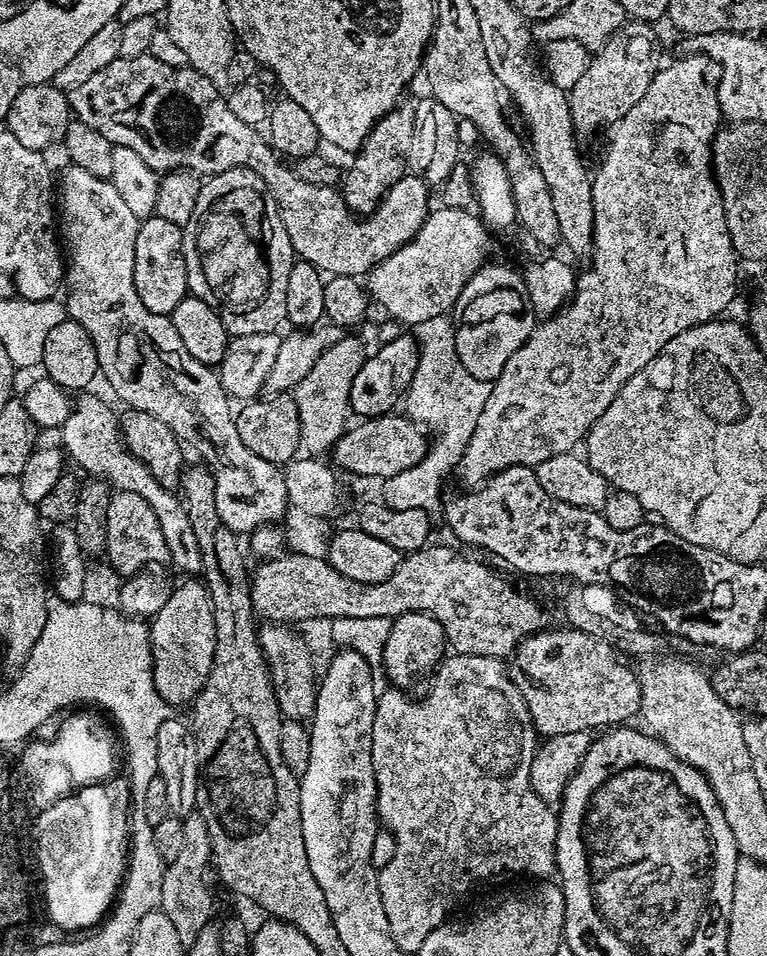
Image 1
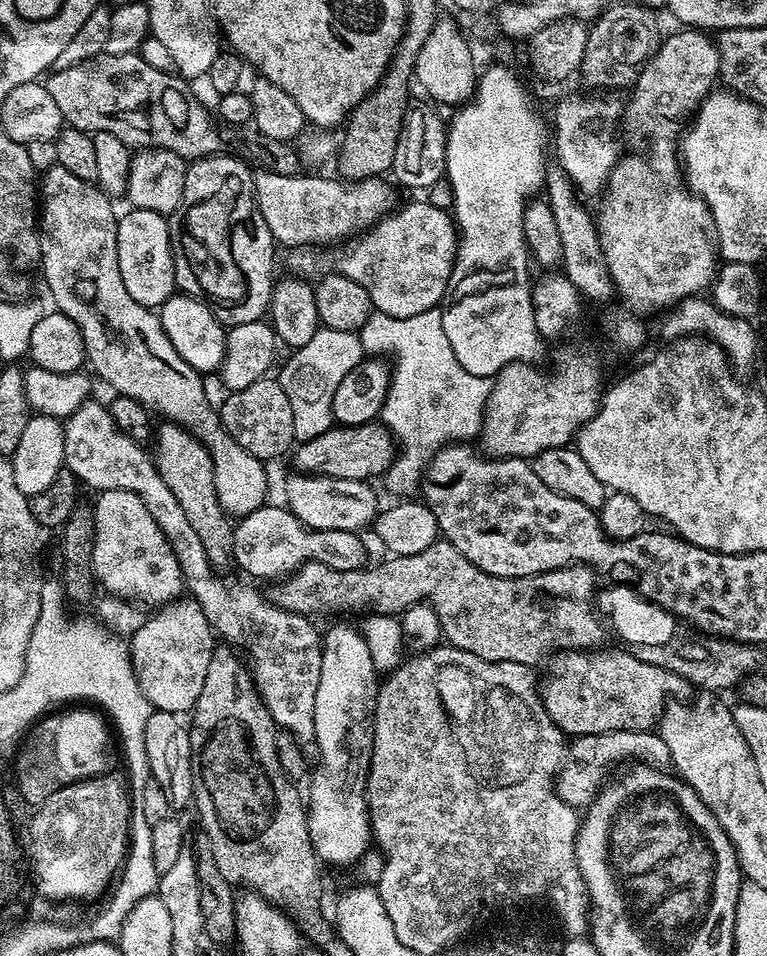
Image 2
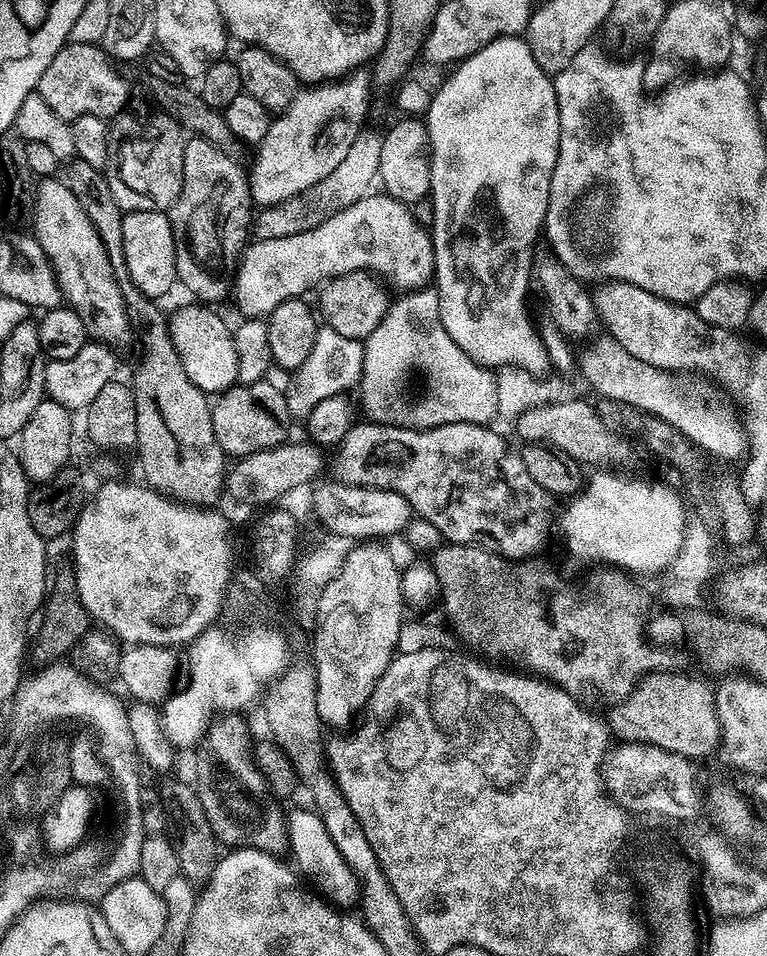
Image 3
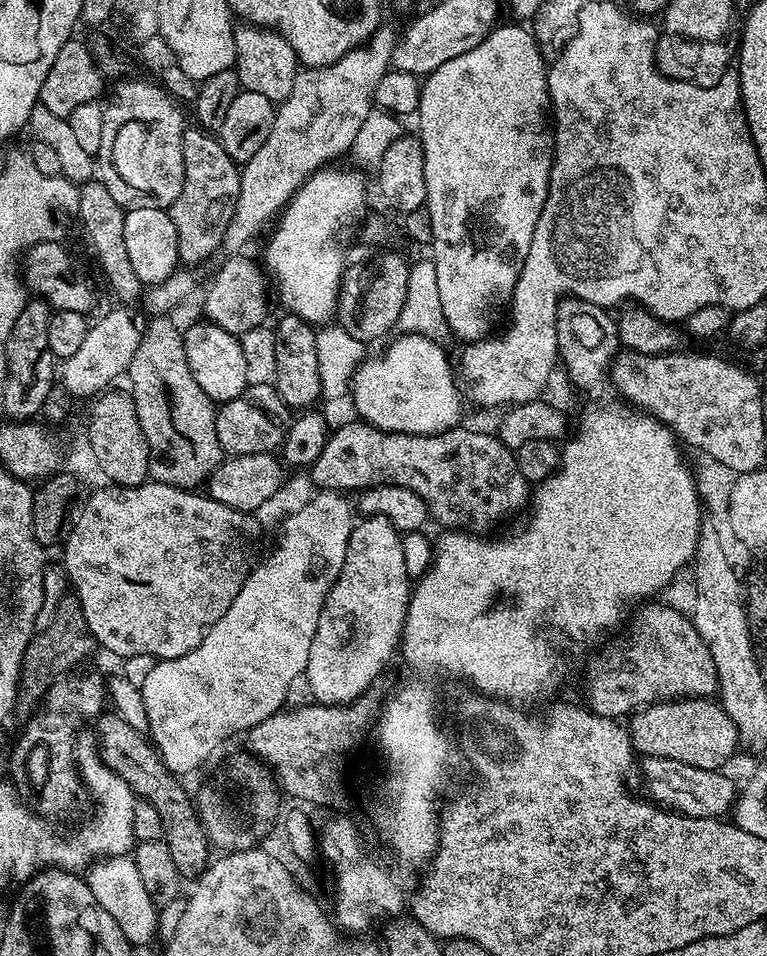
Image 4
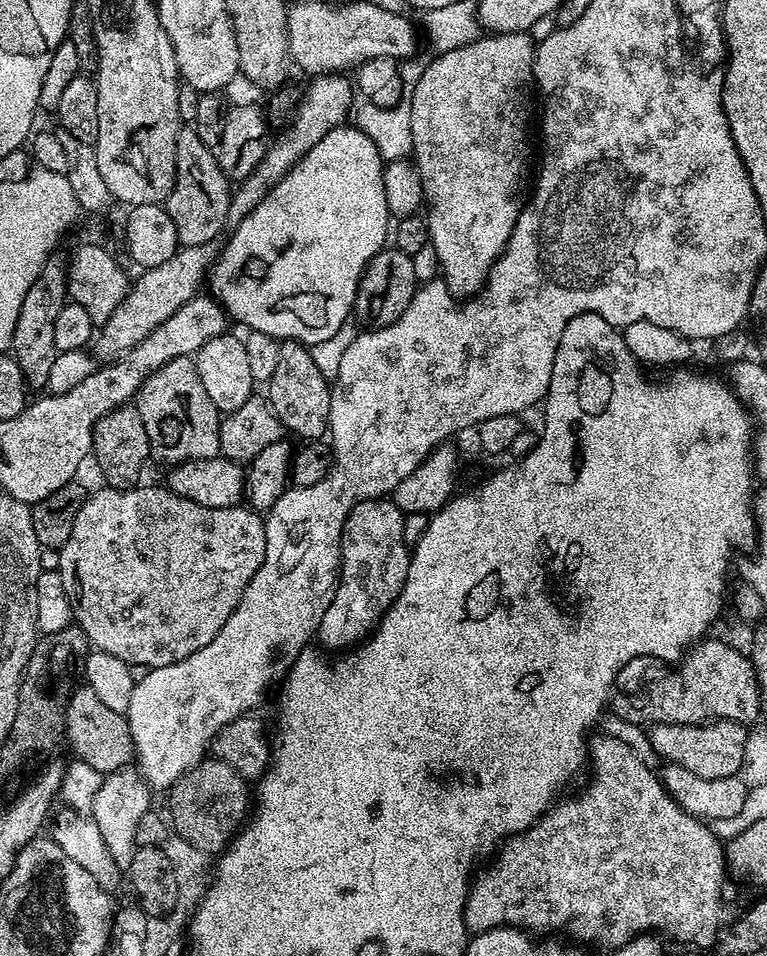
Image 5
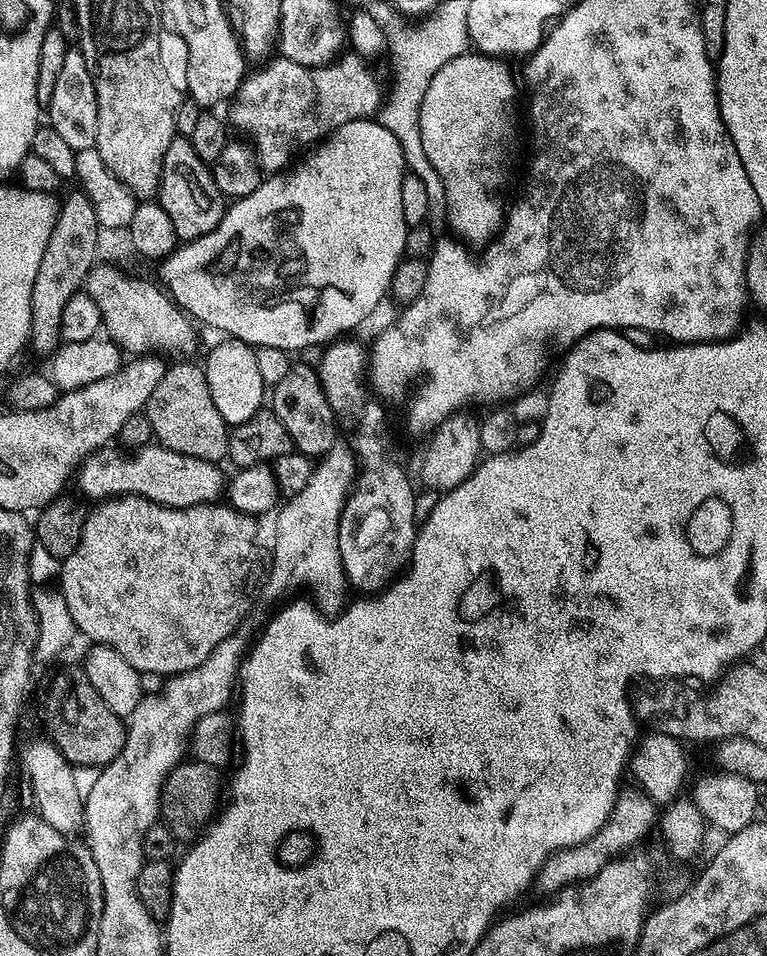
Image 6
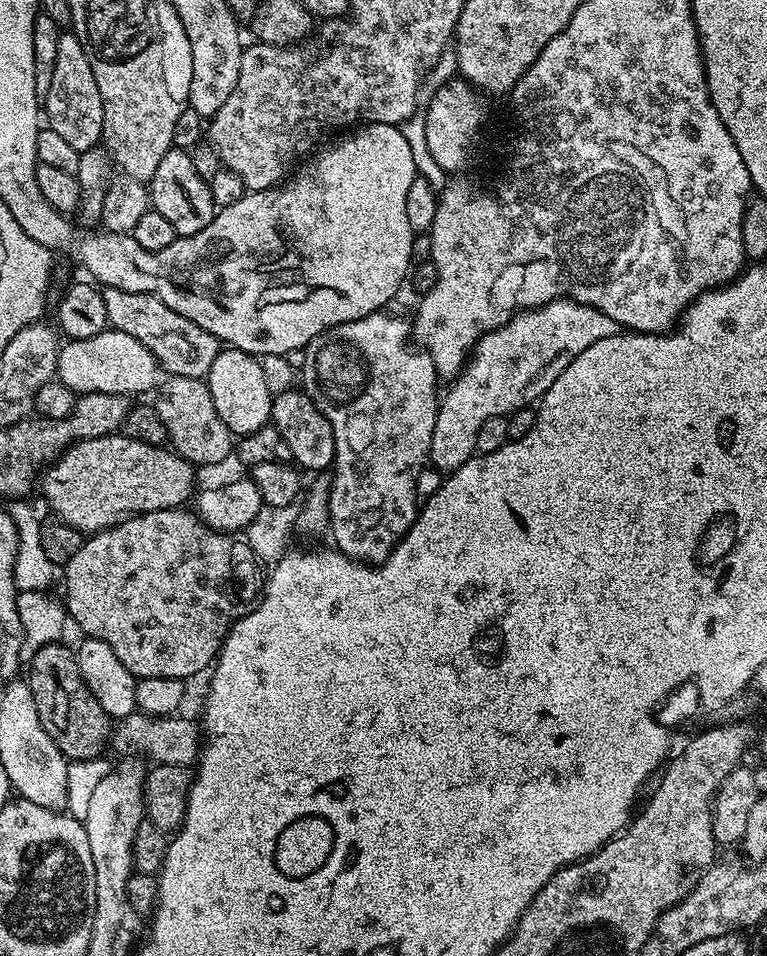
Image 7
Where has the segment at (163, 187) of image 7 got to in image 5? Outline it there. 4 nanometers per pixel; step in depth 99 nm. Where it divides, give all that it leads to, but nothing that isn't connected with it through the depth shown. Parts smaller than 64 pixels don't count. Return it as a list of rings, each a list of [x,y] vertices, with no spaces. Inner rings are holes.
[[[192,126],[181,127],[176,143],[176,181],[166,201],[170,222],[174,222],[174,230],[178,230],[181,245],[202,246],[211,244],[217,239],[212,230],[208,230],[206,226],[208,214],[204,214],[204,208],[208,208],[208,200],[224,206],[224,200],[232,200],[232,193],[230,179],[220,168],[217,153],[198,138]]]

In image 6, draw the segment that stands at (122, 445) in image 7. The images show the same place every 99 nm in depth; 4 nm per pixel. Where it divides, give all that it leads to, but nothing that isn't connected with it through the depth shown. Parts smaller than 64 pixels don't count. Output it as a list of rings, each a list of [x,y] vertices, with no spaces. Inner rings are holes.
[[[155,442],[139,449],[133,459],[104,455],[89,456],[78,469],[81,490],[96,502],[117,496],[141,496],[167,508],[193,508],[199,504],[215,504],[226,492],[226,476],[224,480],[219,463],[178,454]]]

